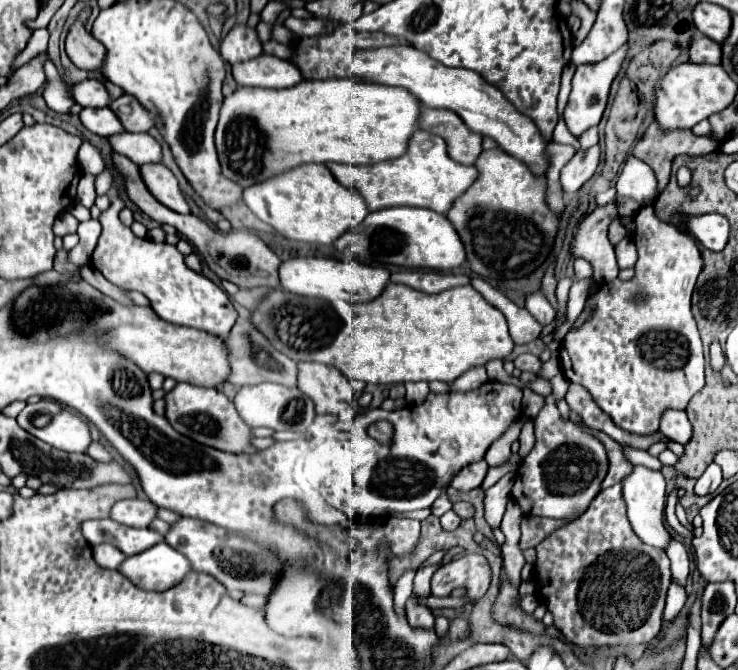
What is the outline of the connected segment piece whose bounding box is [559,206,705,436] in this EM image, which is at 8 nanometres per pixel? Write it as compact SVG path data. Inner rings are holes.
M643 206L643 208L637 212L635 224L637 224L635 244L637 244L637 250L639 250L639 260L637 260L637 264L635 264L635 270L633 270L633 268L621 270L621 272L619 272L619 278L621 278L621 280L617 278L617 280L609 282L607 286L601 284L601 286L587 298L585 308L591 310L589 318L587 318L581 326L571 328L571 330L565 334L565 338L561 340L559 352L561 352L561 368L563 368L563 374L565 374L565 378L567 378L569 382L577 382L577 384L585 386L585 388L589 390L589 394L593 396L593 400L597 402L597 406L599 406L603 412L607 412L619 428L623 428L623 430L627 430L627 432L633 432L633 434L647 436L647 434L653 434L653 432L659 430L661 412L665 412L667 408L685 410L687 404L689 404L689 400L691 400L691 396L693 396L695 392L699 392L699 390L703 388L703 384L705 384L705 376L703 376L703 372L705 372L703 346L701 346L700 334L697 332L697 322L695 322L695 318L693 318L693 314L691 314L691 294L693 294L693 288L695 288L695 280L697 280L697 276L699 276L699 272L701 272L701 268L703 268L703 260L701 260L701 252L699 252L699 248L697 248L693 236L689 236L689 232L681 230L681 228L675 226L675 224L669 224L669 222L659 220L659 218L655 216L655 212L653 212L651 206ZM637 290L643 290L643 294L647 296L645 302L639 302L639 300L643 300L643 296L641 296L641 294L635 296Z

